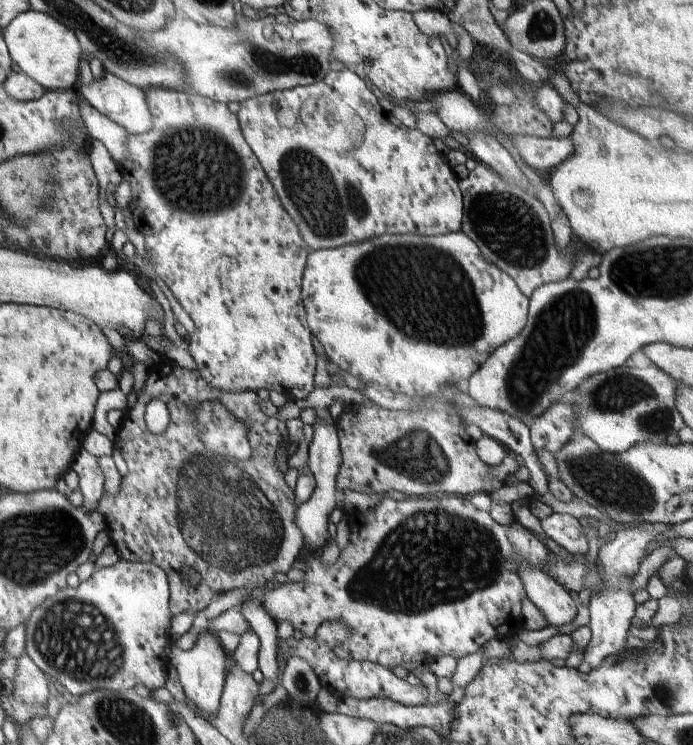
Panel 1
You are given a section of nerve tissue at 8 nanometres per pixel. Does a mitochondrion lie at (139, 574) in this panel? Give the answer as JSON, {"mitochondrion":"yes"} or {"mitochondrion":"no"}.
{"mitochondrion":"no"}

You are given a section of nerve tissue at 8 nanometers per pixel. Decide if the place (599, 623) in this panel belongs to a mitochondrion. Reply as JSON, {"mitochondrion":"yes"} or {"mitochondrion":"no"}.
{"mitochondrion":"no"}

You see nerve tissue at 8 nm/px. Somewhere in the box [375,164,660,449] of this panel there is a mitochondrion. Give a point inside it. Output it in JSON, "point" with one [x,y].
{"point":[566,324]}

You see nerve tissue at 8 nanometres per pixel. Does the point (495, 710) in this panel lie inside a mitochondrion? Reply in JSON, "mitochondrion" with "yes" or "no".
{"mitochondrion":"no"}

